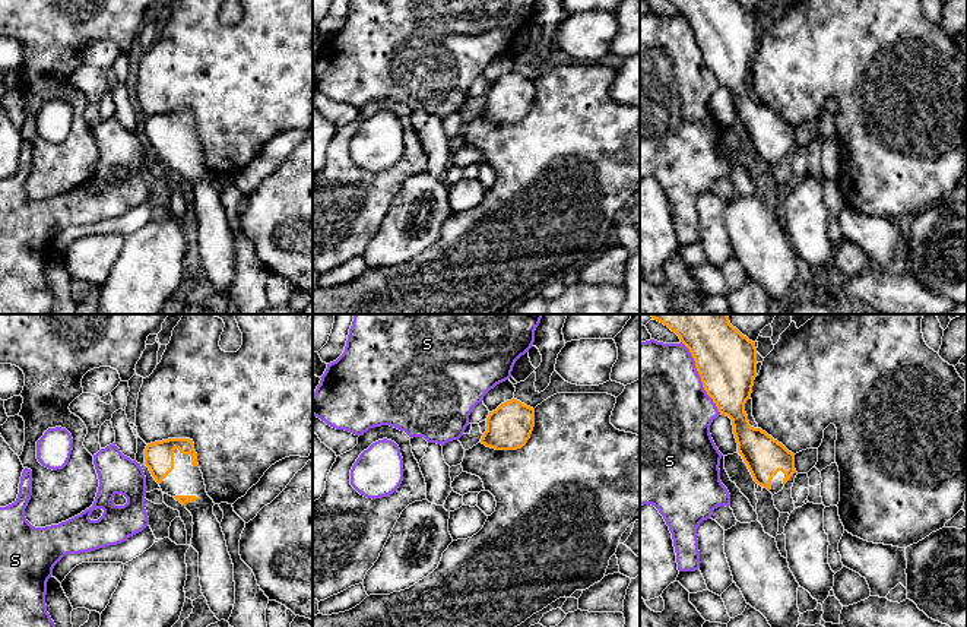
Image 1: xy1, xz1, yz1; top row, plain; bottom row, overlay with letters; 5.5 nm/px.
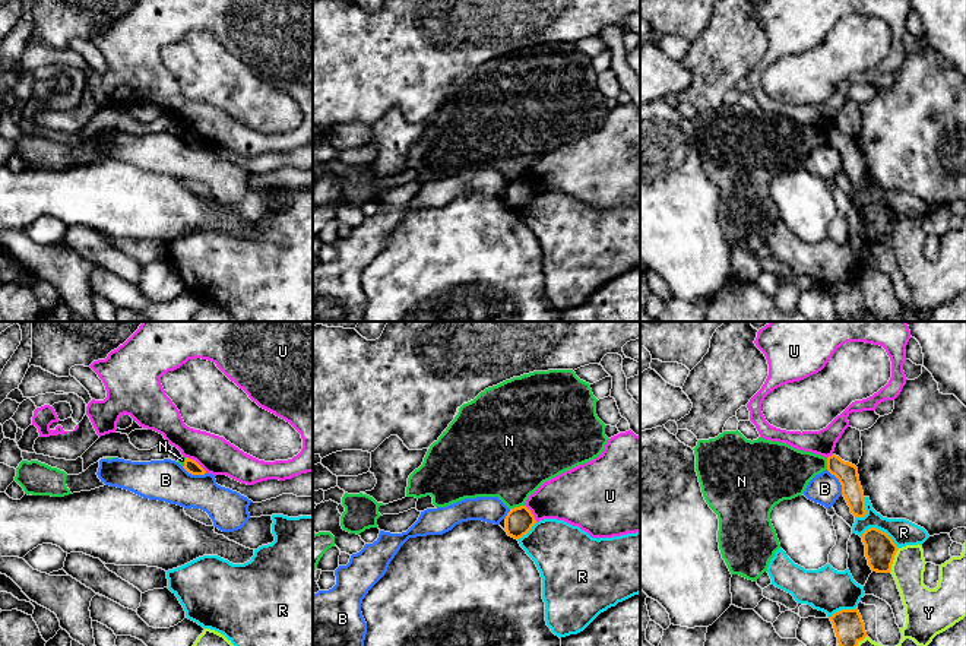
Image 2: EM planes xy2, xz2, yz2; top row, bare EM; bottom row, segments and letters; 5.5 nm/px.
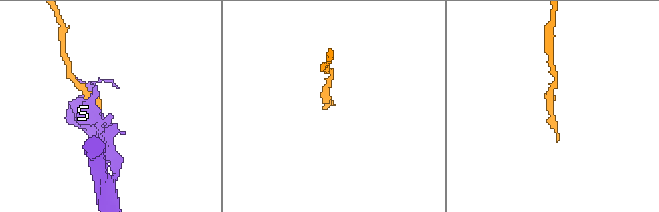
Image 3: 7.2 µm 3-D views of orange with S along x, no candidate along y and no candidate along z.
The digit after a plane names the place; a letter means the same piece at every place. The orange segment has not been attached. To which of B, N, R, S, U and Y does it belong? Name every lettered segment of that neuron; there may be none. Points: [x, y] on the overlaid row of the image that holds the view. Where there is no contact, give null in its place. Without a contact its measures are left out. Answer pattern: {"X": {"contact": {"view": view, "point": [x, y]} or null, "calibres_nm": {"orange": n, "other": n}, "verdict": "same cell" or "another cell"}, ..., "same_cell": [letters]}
{"B": {"contact": {"view": "yz2", "point": [839, 481]}, "calibres_nm": {"orange": 120, "other": 180}, "verdict": "another cell"}, "N": {"contact": {"view": "xz2", "point": [516, 507]}, "calibres_nm": {"orange": 160, "other": 400}, "verdict": "another cell"}, "R": {"contact": {"view": "yz2", "point": [881, 531]}, "calibres_nm": {"orange": 170, "other": 140}, "verdict": "another cell"}, "S": {"contact": {"view": "yz1", "point": [700, 376]}, "calibres_nm": {"orange": 340, "other": 500}, "verdict": "another cell"}, "U": {"contact": {"view": "xy2", "point": [195, 461]}, "calibres_nm": {"orange": 80, "other": 200}, "verdict": "another cell"}, "Y": {"contact": {"view": "yz2", "point": [893, 559]}, "calibres_nm": {"orange": 170, "other": 180}, "verdict": "another cell"}, "same_cell": []}

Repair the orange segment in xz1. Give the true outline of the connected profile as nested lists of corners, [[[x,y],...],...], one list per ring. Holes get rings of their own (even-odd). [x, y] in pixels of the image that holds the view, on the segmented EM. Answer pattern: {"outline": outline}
{"outline": [[[511,399],[489,412],[481,443],[495,450],[517,450],[527,443],[533,427],[535,409]]]}

